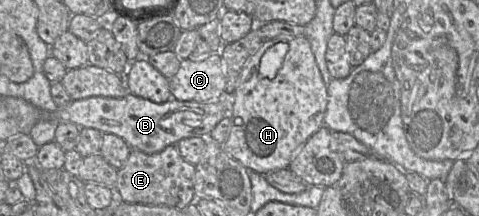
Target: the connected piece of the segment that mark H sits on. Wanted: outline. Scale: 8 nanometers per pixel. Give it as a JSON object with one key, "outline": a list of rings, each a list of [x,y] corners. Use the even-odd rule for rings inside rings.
{"outline":[[[279,36],[264,40],[245,64],[239,86],[233,94],[225,94],[225,100],[228,100],[227,117],[231,119],[230,134],[223,144],[225,152],[248,171],[259,174],[288,168],[297,151],[324,126],[327,108],[326,85],[308,39],[305,36]]]}

